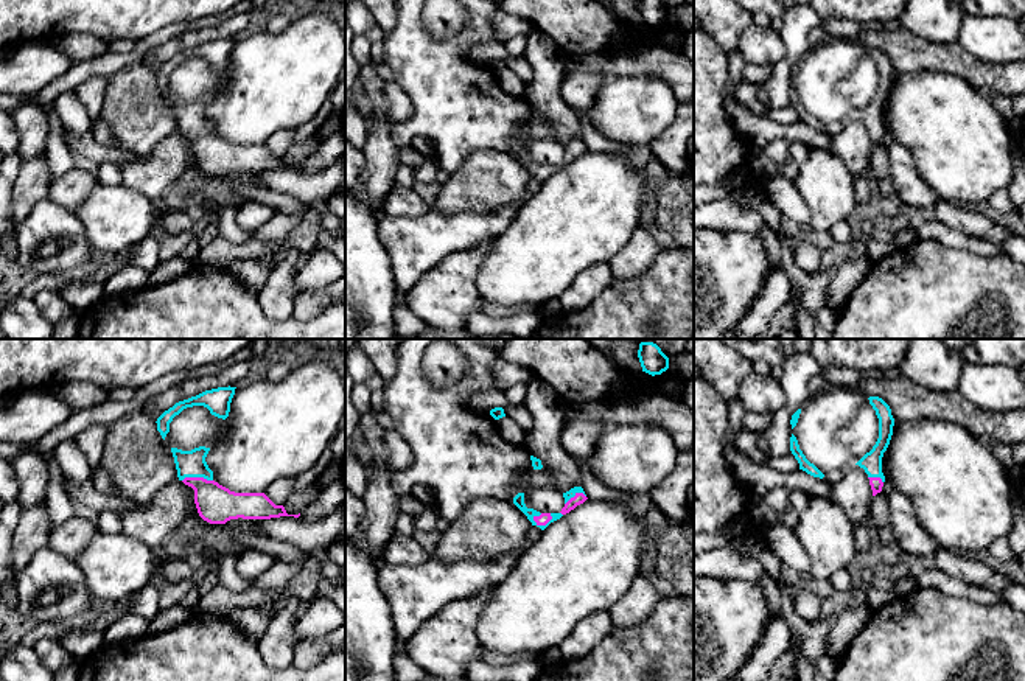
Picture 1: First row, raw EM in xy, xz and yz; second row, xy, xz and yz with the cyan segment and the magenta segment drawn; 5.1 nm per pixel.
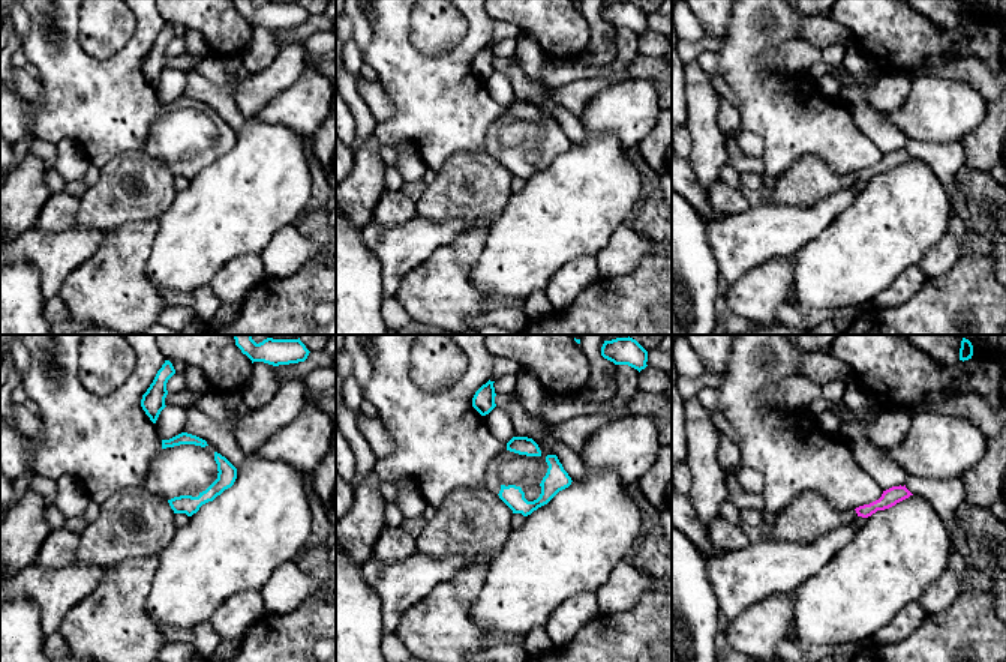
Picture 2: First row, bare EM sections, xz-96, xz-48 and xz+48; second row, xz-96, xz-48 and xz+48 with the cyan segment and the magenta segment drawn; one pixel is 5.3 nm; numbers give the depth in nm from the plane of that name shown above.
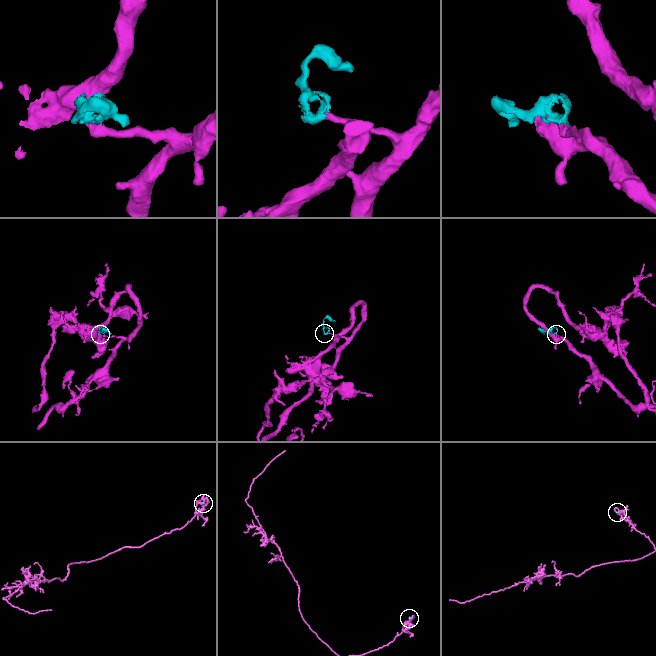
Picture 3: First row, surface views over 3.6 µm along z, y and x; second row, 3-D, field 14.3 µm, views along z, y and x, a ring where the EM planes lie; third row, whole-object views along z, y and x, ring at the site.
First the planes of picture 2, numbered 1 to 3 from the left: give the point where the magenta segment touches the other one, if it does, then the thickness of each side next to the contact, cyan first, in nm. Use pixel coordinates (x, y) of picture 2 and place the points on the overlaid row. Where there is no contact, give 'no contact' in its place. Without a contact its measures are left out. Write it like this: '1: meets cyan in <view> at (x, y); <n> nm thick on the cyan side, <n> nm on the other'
1: no contact
2: no contact
3: no contact

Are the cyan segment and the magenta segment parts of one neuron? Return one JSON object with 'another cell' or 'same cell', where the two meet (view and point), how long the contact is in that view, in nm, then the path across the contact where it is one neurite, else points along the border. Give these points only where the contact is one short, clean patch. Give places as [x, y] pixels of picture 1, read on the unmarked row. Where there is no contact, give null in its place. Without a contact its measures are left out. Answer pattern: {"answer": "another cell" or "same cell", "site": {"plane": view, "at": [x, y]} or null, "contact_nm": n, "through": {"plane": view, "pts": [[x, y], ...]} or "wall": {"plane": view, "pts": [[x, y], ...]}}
{"answer": "same cell", "site": {"plane": "xz", "at": [542, 178]}, "contact_nm": 110, "through": {"plane": "xz", "pts": [[518, 151], [542, 178], [543, 170]]}}

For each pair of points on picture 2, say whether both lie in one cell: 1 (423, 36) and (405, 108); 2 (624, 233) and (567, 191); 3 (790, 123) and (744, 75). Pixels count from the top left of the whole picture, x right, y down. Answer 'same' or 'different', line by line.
1: different
2: different
3: same

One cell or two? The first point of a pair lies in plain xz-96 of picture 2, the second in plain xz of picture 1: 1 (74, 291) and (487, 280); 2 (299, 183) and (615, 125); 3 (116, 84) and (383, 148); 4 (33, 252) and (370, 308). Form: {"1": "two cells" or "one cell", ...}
{"1": "two cells", "2": "two cells", "3": "two cells", "4": "two cells"}

